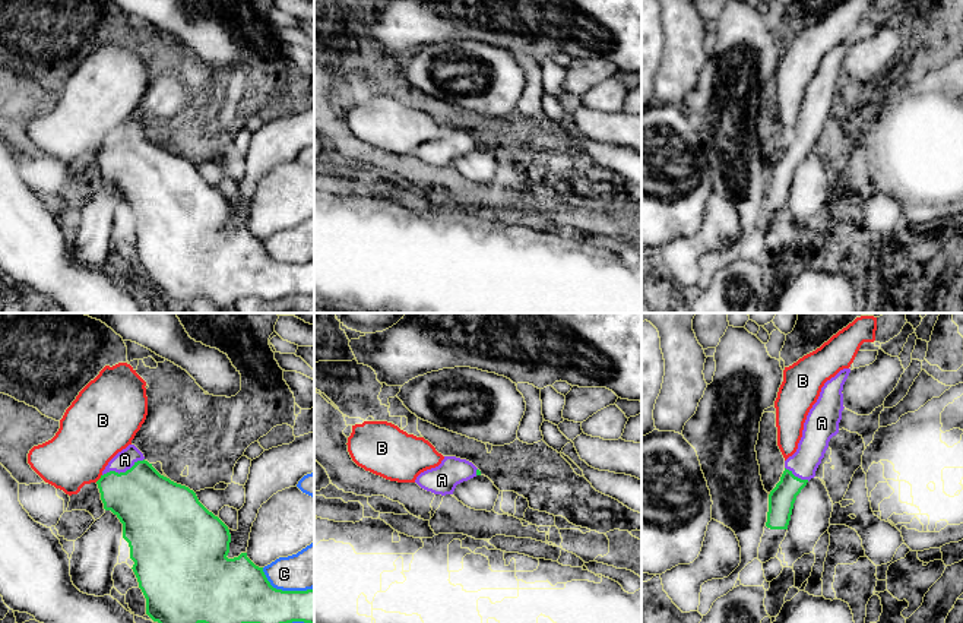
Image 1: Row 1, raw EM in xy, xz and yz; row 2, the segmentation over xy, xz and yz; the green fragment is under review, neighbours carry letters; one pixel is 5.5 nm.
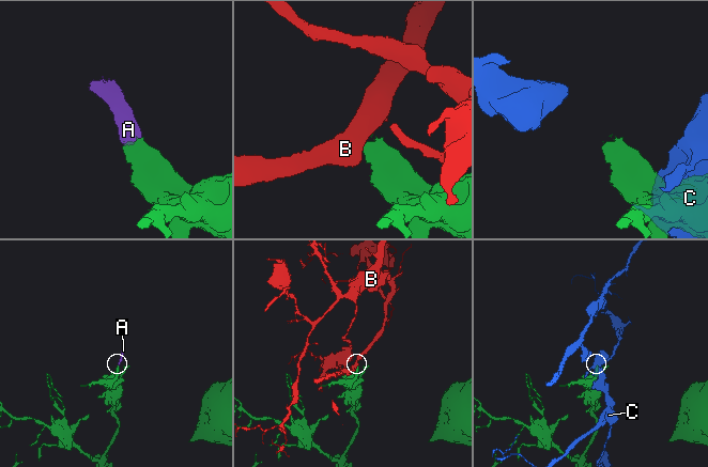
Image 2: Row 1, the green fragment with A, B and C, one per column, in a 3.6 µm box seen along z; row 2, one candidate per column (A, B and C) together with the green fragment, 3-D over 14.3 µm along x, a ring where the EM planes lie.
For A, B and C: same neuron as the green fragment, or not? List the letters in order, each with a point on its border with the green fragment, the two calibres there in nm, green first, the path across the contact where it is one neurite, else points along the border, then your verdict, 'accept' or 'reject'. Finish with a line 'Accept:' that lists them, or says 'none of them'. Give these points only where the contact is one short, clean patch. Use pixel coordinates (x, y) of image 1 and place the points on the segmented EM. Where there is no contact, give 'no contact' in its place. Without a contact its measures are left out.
A: xy (123, 473) | 360/110 nm | across xy (152, 508), (129, 484), (123, 473), (124, 459) | accept
B: xy (100, 478) | 340/360 nm | along xy (101, 474), (95, 481) | reject
C: xy (284, 591) | 340/220 nm | reject
Accept: A

